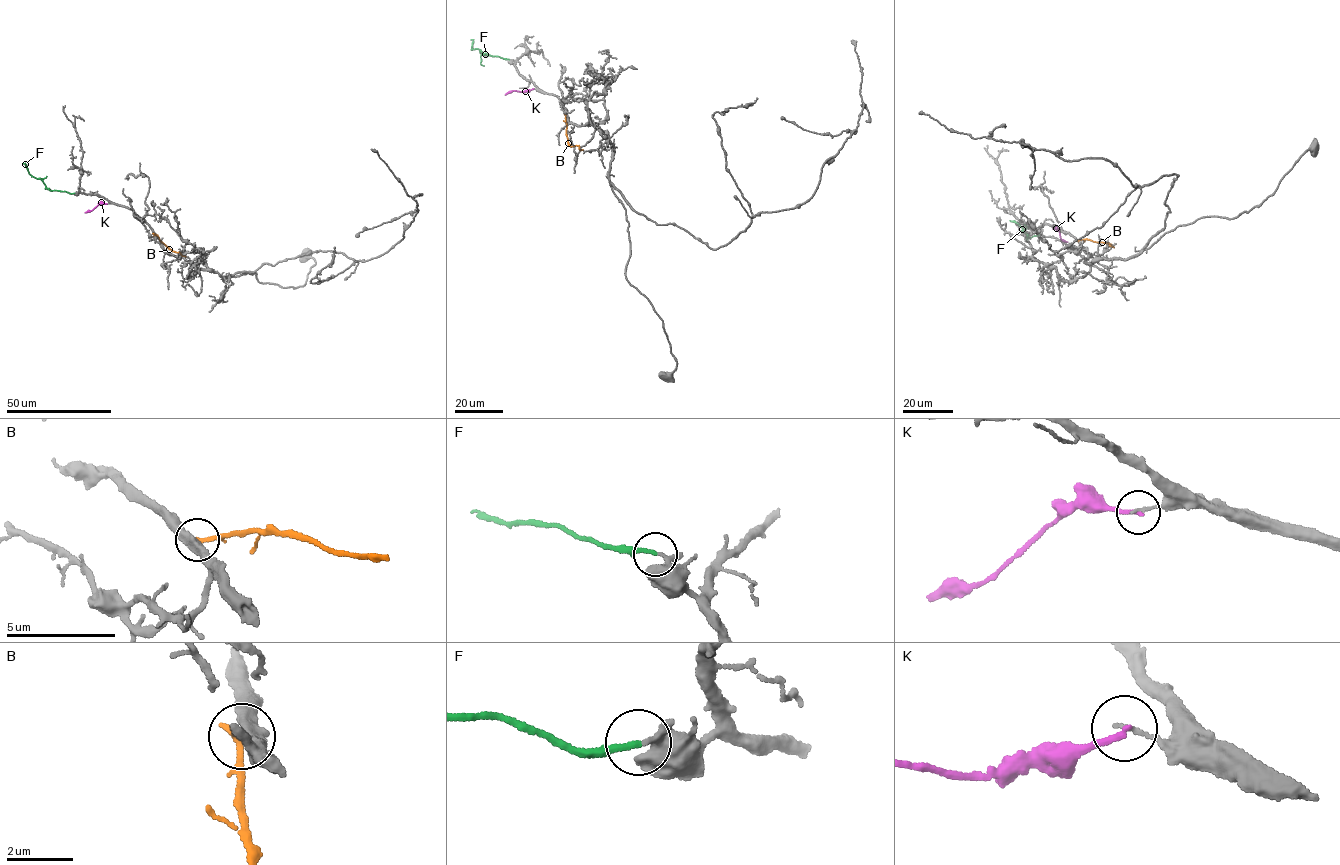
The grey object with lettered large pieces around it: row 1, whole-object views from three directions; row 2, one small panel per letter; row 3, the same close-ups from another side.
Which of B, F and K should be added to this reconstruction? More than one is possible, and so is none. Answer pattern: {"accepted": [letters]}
{"accepted": ["F"]}

